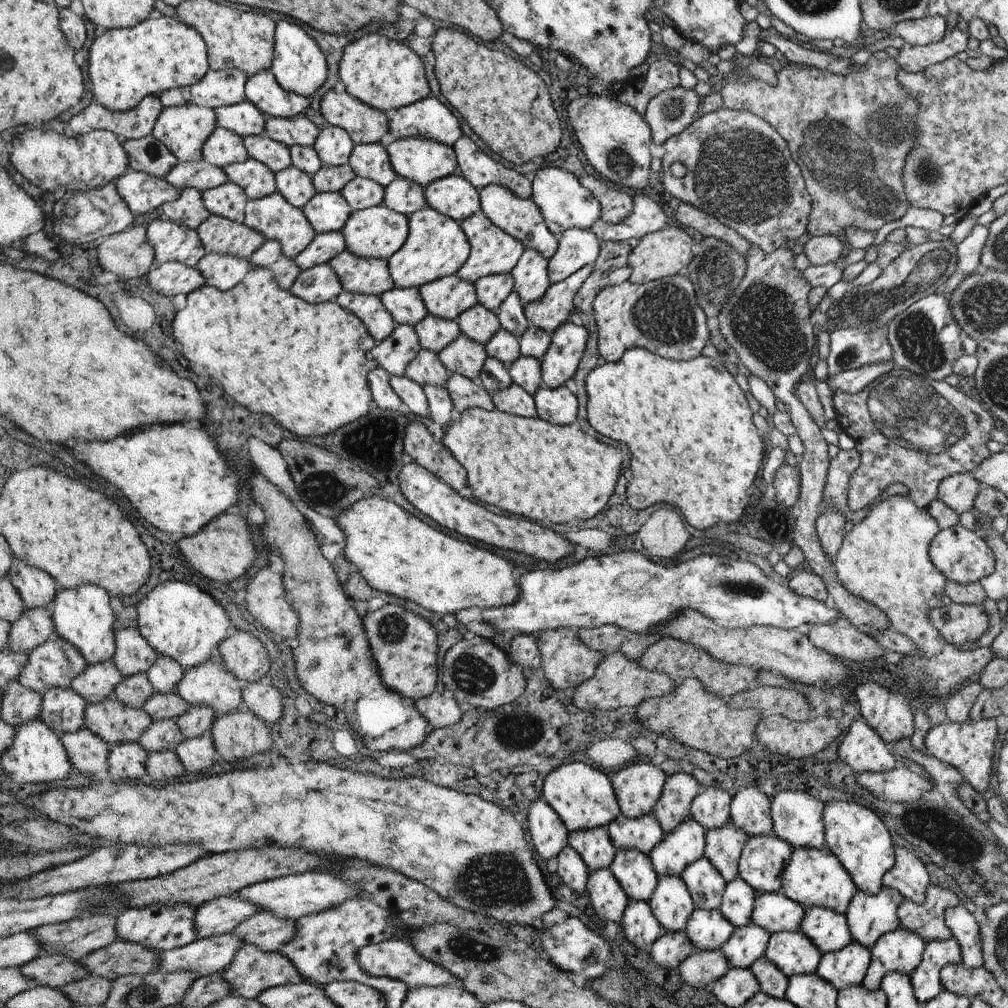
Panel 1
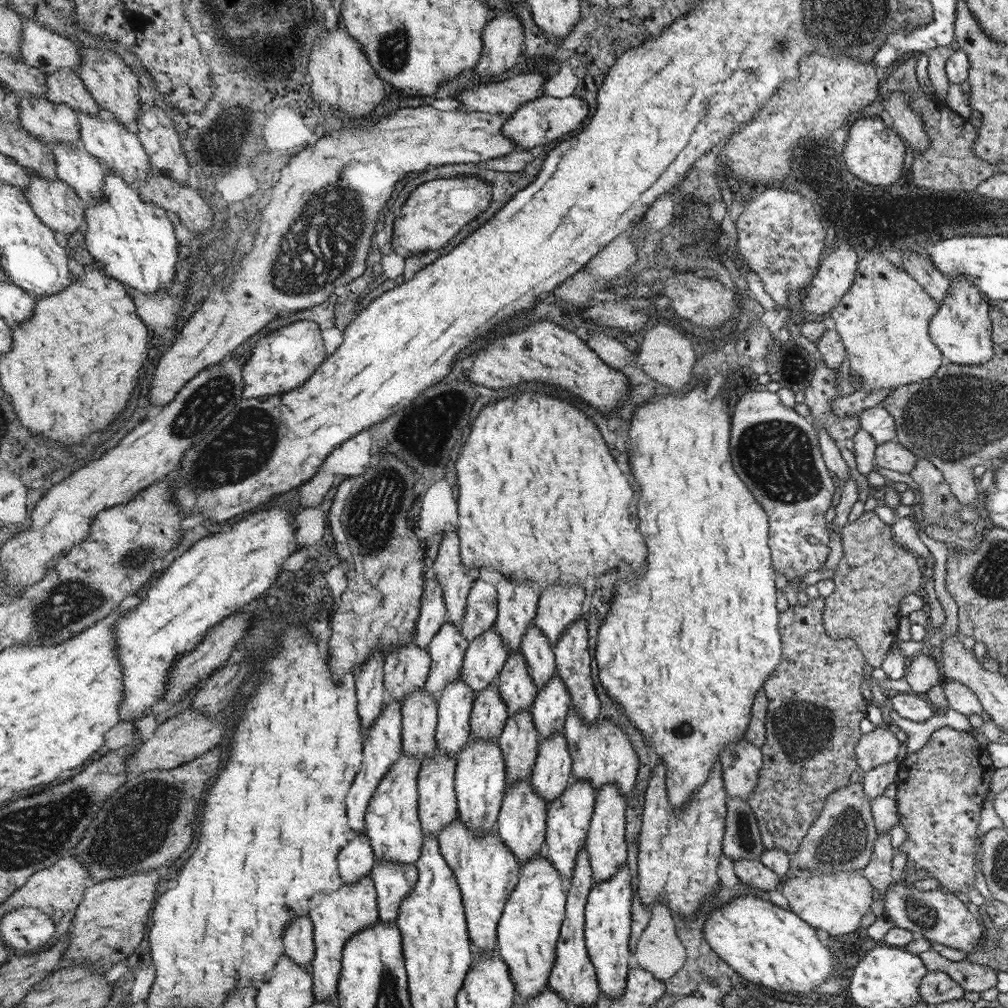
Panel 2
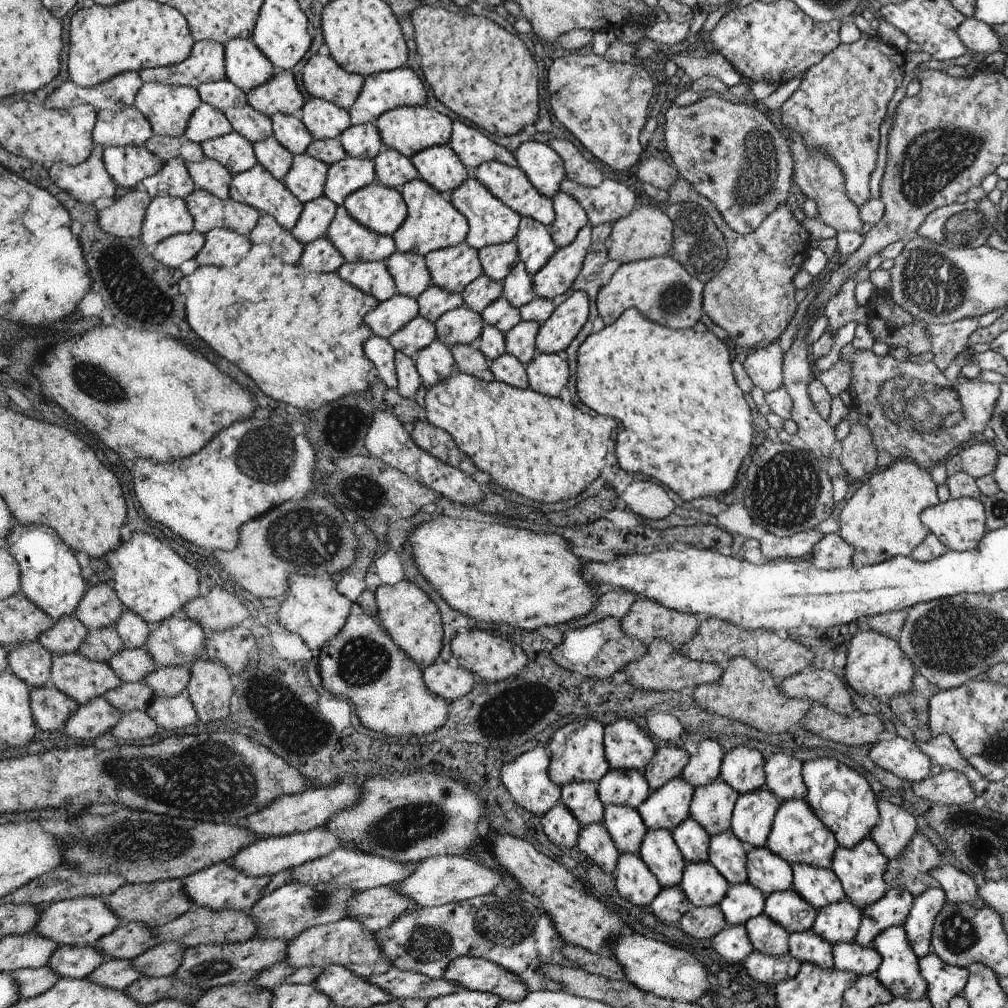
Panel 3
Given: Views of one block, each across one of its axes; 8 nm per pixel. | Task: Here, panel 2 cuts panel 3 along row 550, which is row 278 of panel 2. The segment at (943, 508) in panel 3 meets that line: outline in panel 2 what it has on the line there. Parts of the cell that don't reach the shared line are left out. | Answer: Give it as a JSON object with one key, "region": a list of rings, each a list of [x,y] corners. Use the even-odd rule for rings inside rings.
{"region":[[[959,274],[955,278],[949,278],[951,286],[943,302],[937,306],[937,314],[933,314],[929,322],[929,338],[937,346],[937,350],[951,362],[959,366],[975,366],[975,364],[985,364],[993,358],[993,340],[991,340],[991,320],[985,296],[981,290],[975,288],[975,284]]]}

